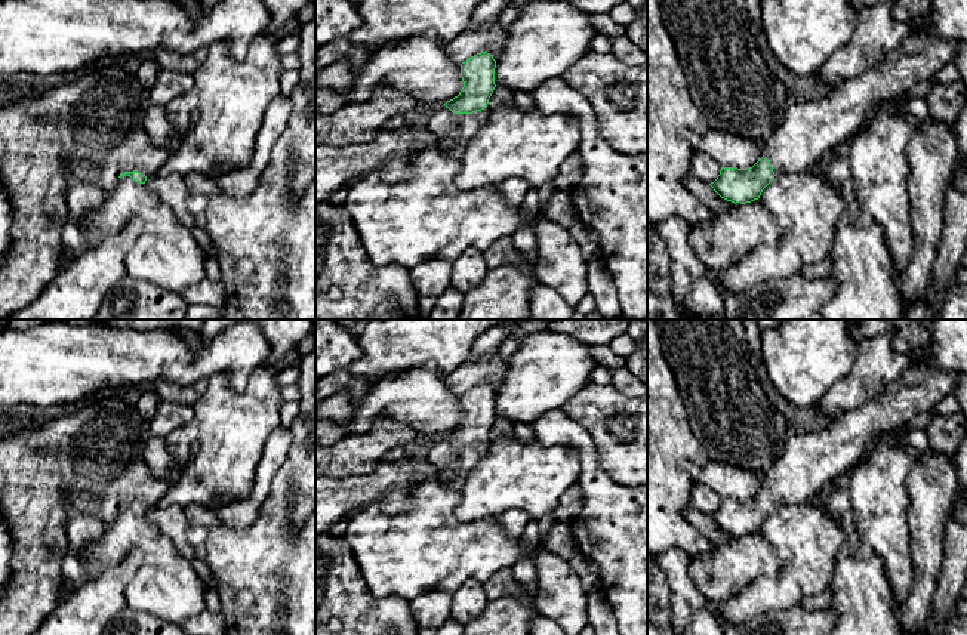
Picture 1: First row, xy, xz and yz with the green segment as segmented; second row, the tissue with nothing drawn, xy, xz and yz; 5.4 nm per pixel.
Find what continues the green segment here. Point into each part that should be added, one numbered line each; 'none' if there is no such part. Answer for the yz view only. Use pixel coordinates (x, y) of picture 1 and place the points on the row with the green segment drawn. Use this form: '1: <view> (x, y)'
1: yz (809, 130)

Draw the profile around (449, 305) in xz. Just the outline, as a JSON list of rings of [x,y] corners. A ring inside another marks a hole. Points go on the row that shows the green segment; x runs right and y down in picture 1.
[[[450,286],[437,298],[437,305],[428,320],[458,320],[464,308],[464,293]]]

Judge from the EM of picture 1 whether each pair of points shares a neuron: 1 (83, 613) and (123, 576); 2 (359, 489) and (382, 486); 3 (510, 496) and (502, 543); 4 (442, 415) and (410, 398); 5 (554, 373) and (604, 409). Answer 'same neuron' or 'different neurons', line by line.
1: same neuron
2: same neuron
3: different neurons
4: same neuron
5: different neurons

